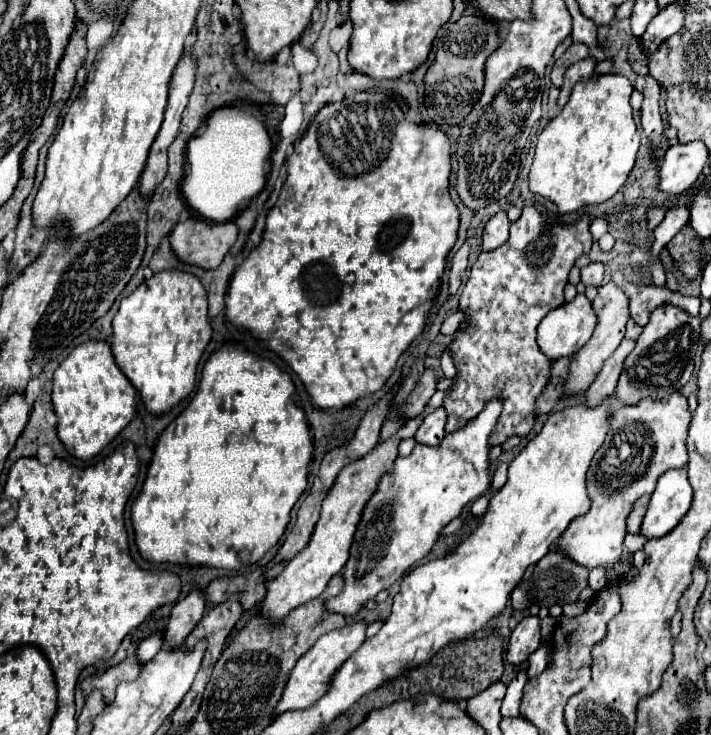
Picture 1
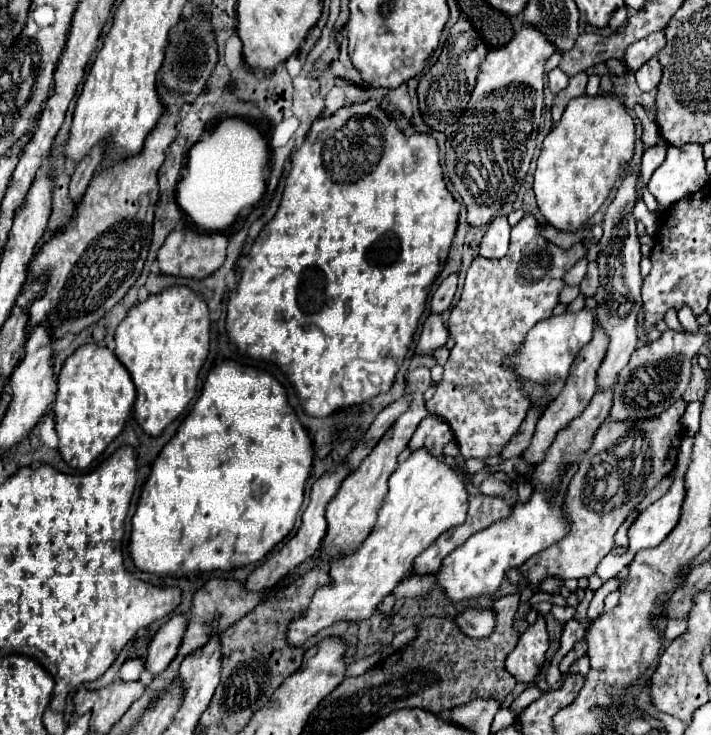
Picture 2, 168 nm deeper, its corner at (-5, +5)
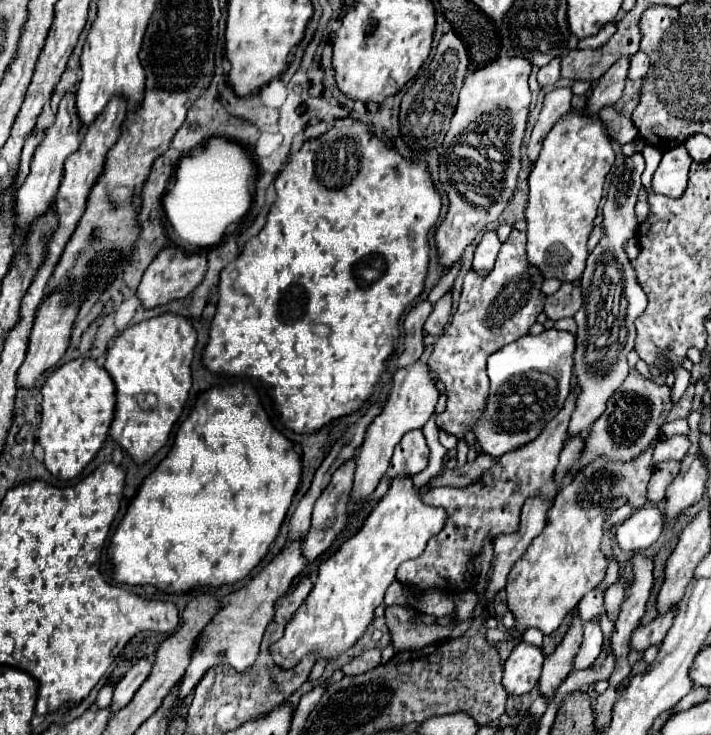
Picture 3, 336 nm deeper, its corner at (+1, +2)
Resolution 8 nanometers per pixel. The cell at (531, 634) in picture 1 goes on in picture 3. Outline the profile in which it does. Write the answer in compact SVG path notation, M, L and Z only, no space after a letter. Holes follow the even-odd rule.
M520 641L504 663L504 687L508 695L526 695L538 685L544 655L538 647Z

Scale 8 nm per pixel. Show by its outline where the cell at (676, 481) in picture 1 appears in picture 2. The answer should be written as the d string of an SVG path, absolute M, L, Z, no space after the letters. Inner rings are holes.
M686 436L684 442L682 442L682 446L680 446L678 464L676 464L676 470L674 470L674 474L672 474L672 486L670 486L670 490L668 490L658 502L654 502L652 506L648 506L648 508L636 518L636 522L634 522L634 524L630 526L630 530L628 530L632 554L636 554L636 552L642 550L642 548L654 548L654 546L658 546L658 544L674 530L674 526L678 524L680 512L682 512L682 504L684 504L684 492L686 492L684 476L686 476L690 458L692 458L692 438Z

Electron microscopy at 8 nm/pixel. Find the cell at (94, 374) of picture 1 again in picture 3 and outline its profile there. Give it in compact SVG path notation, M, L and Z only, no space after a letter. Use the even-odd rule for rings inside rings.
M74 359L46 377L42 385L38 443L44 449L44 465L54 477L74 479L94 459L114 419L114 397L110 375L92 359Z

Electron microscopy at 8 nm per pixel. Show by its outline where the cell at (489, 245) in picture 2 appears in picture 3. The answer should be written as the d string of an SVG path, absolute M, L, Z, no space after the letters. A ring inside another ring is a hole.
M494 231L484 233L482 241L480 241L478 247L476 247L474 261L472 261L472 269L474 269L480 277L486 277L486 275L494 269L494 263L496 263L496 257L498 257L500 247L502 247L502 243L498 241L498 237L496 237Z

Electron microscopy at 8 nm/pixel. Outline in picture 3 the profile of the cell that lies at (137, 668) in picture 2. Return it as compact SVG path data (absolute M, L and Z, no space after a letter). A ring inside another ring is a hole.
M104 685L104 687L100 689L100 693L98 693L94 705L96 705L98 709L106 709L106 707L110 705L110 701L112 701L112 691L114 691L112 685Z

